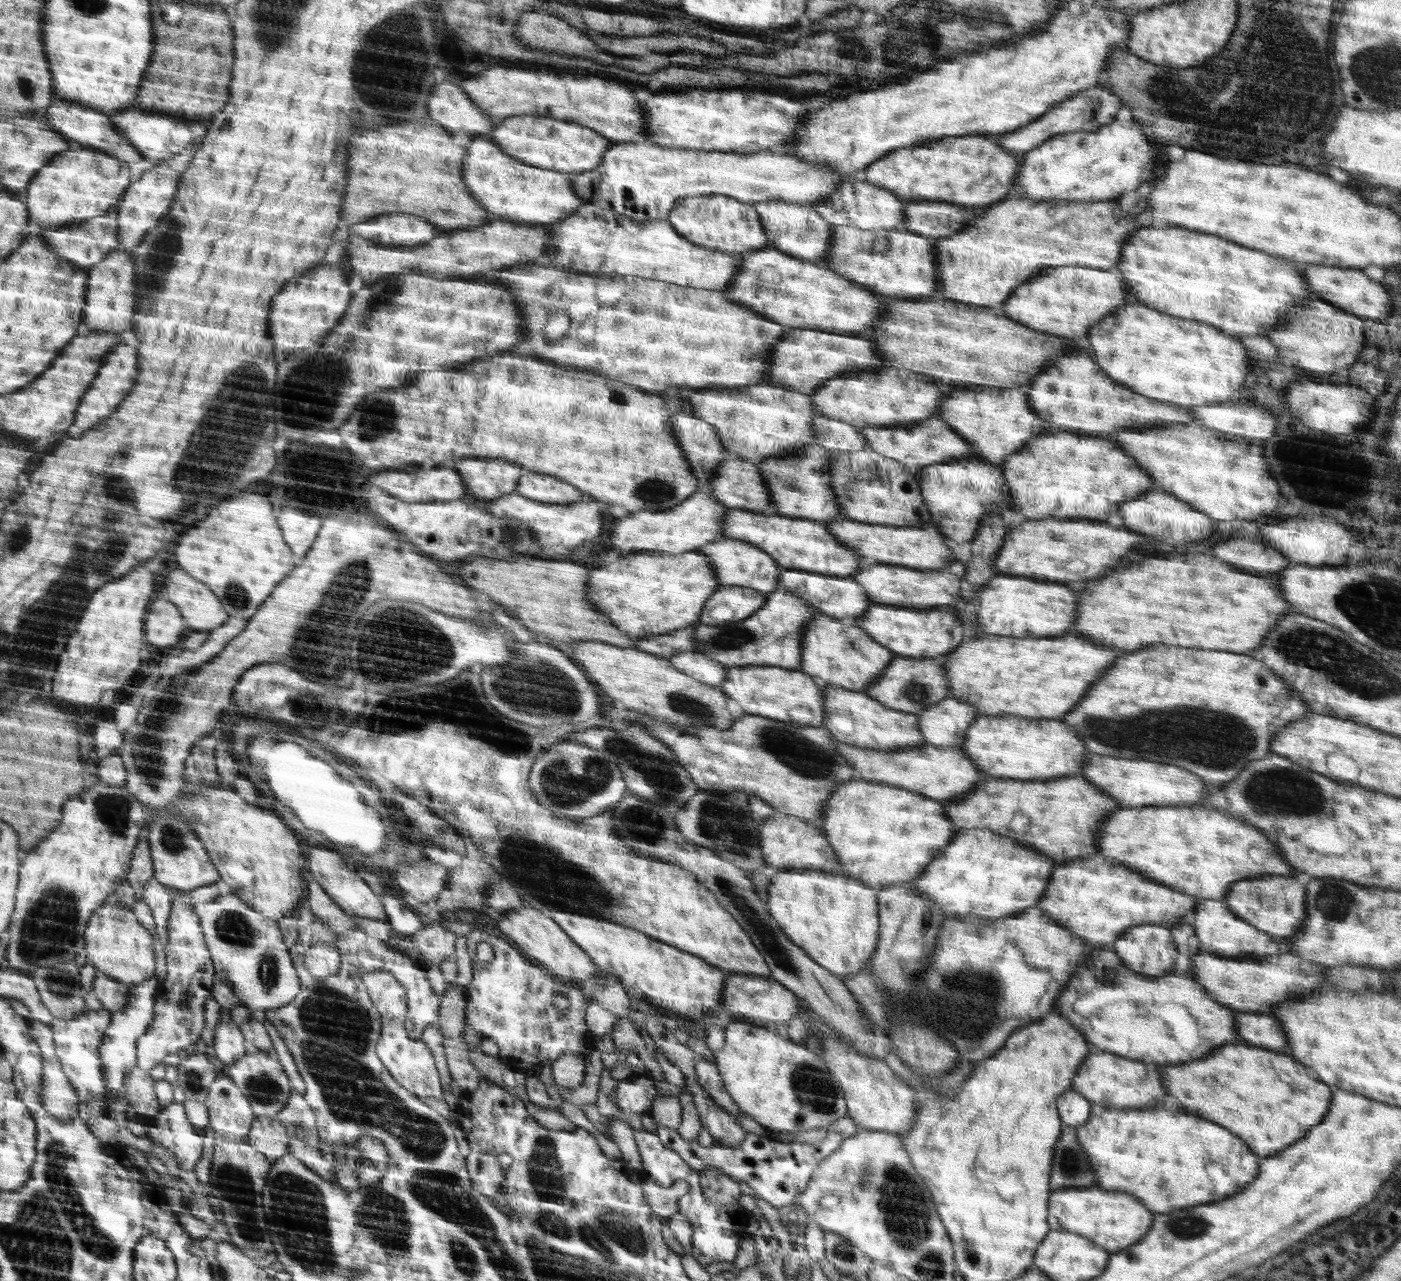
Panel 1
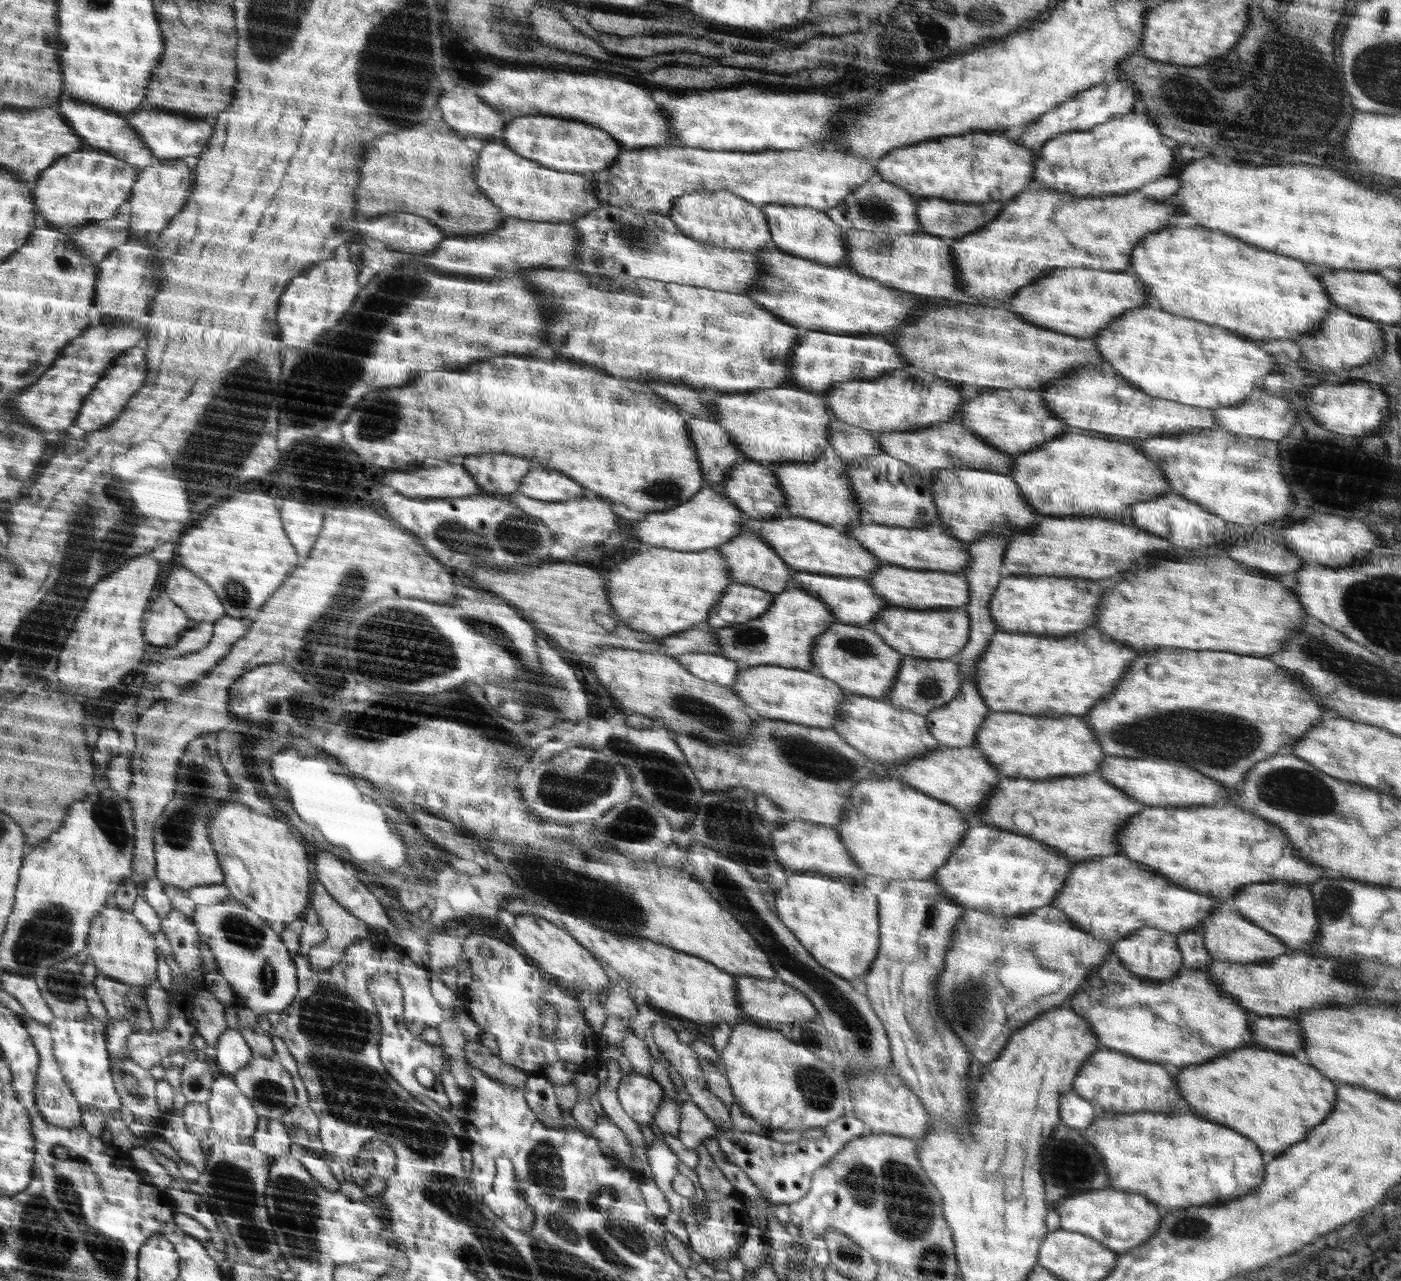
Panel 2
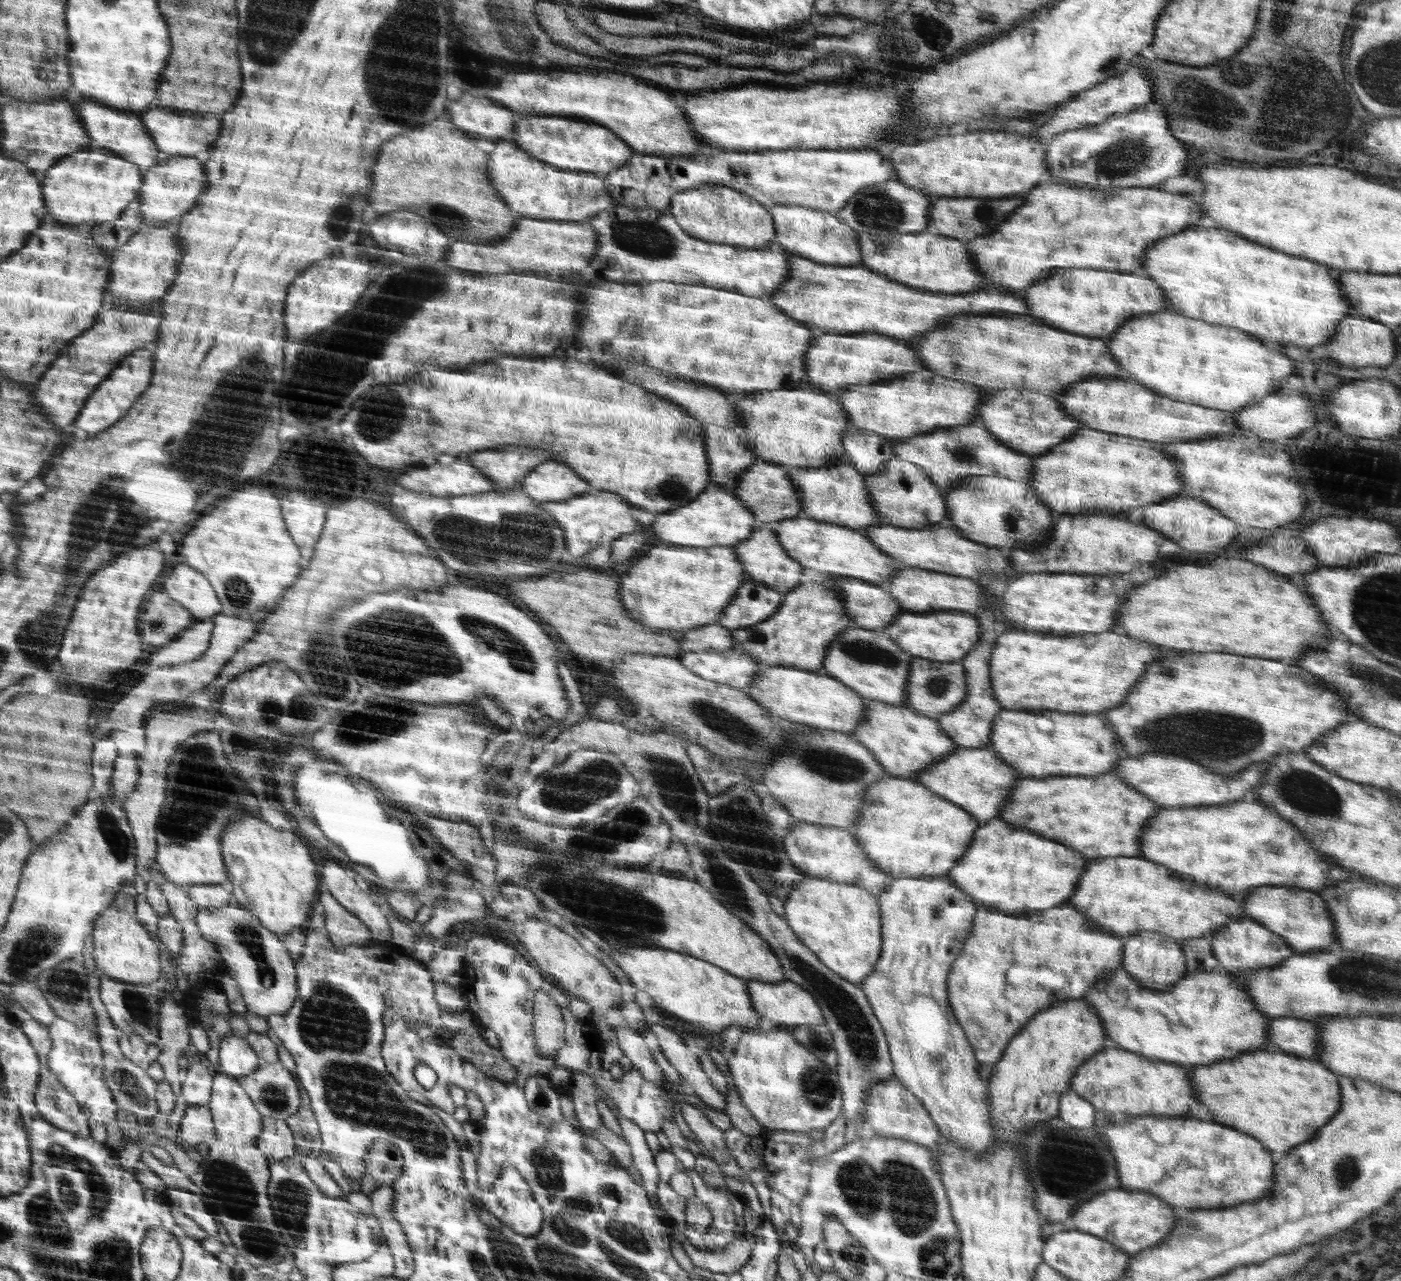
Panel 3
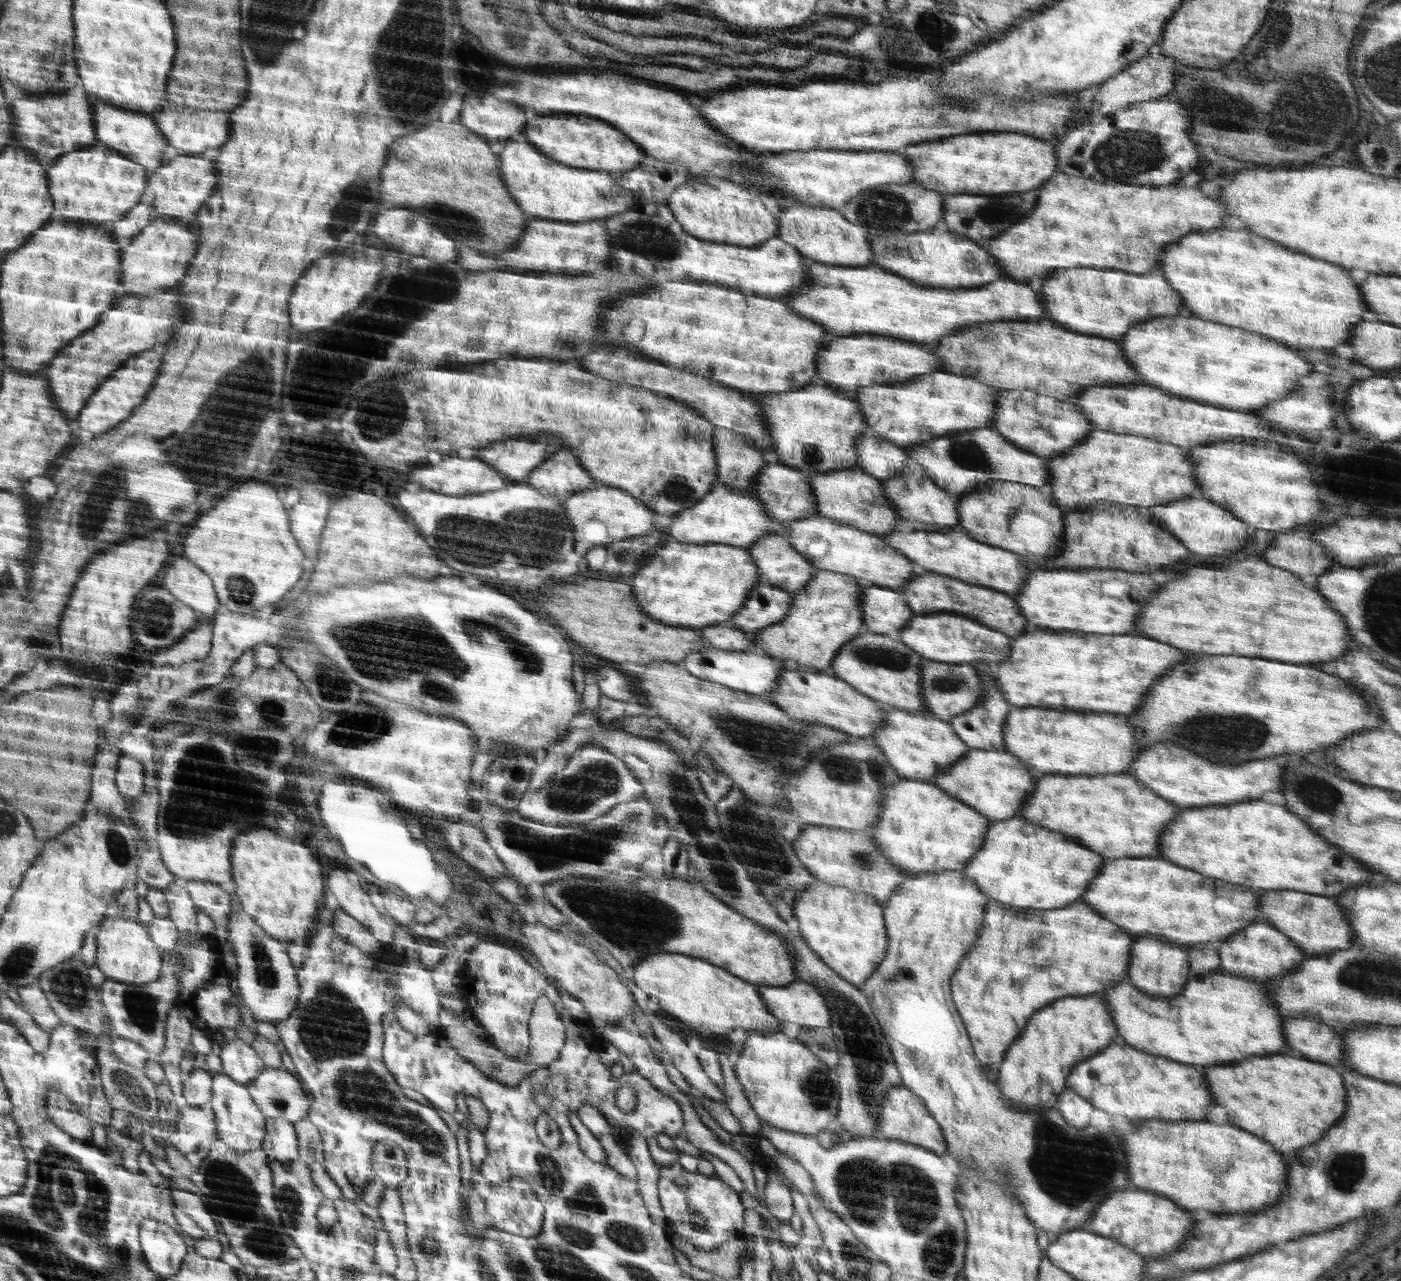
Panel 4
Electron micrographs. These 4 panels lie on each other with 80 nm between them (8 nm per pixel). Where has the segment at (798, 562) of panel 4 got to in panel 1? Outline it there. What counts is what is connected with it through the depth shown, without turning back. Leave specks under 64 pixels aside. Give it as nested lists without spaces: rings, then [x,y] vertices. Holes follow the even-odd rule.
[[[722,538],[695,548],[695,550],[704,553],[705,556],[709,557],[709,560],[712,560],[713,568],[716,569],[718,578],[721,580],[721,587],[742,586],[768,594],[778,590],[783,569],[769,553],[766,553],[762,548],[758,548],[756,544],[750,544],[737,538]]]

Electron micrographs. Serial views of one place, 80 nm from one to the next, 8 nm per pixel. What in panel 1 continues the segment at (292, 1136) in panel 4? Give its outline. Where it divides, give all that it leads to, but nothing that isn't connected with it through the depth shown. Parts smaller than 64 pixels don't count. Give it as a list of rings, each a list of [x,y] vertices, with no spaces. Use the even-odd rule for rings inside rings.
[[[257,1116],[249,1132],[249,1143],[270,1158],[280,1158],[288,1152],[289,1136],[285,1125],[274,1116]]]

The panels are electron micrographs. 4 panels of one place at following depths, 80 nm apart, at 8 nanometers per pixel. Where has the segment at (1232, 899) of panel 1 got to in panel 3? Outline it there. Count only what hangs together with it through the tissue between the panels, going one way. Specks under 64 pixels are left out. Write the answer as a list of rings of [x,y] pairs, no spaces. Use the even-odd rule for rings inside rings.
[[[1258,887],[1241,899],[1246,918],[1283,936],[1296,953],[1312,954],[1337,941],[1337,928],[1327,911],[1326,902],[1311,890],[1296,887]]]

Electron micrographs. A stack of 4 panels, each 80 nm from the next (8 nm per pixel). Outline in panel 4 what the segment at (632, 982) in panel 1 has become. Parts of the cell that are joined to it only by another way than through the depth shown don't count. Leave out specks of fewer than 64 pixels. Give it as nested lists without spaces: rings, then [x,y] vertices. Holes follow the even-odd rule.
[[[650,953],[634,963],[628,973],[635,978],[638,988],[658,998],[662,1010],[697,1029],[708,1028],[710,1032],[723,1034],[734,1028],[762,1032],[766,1026],[769,1026],[779,1032],[778,1030],[782,1027],[783,1023],[772,1016],[769,1009],[765,1007],[764,1000],[761,999],[760,988],[756,984],[734,976],[729,970],[704,959],[678,953]]]

